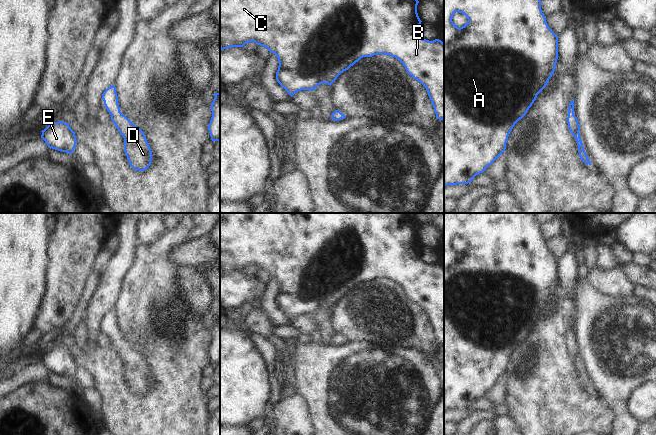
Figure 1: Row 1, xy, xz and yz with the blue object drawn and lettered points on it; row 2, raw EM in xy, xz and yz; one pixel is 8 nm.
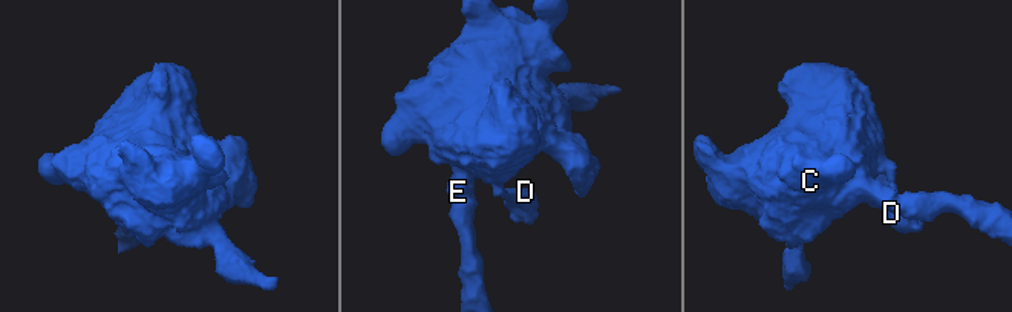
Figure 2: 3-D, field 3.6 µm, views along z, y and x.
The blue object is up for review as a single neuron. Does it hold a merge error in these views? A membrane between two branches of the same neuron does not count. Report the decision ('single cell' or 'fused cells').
single cell

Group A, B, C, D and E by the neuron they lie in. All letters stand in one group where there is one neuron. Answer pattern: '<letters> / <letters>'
A B C D E

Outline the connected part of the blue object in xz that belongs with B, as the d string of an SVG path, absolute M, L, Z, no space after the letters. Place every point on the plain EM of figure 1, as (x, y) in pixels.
M220 213L220 274L243 271L249 266L266 271L277 280L279 290L276 304L291 321L301 314L313 315L322 307L331 310L341 297L363 281L372 281L377 278L389 279L398 283L407 297L426 312L436 341L441 345L444 343L444 267L439 263L429 265L420 260L422 245L417 237L418 227L414 217L407 213Z

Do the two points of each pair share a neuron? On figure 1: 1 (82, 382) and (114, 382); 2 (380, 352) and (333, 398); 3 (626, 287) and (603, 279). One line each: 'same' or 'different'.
1: different
2: same
3: same

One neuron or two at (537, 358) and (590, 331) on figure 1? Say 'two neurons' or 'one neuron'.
two neurons

